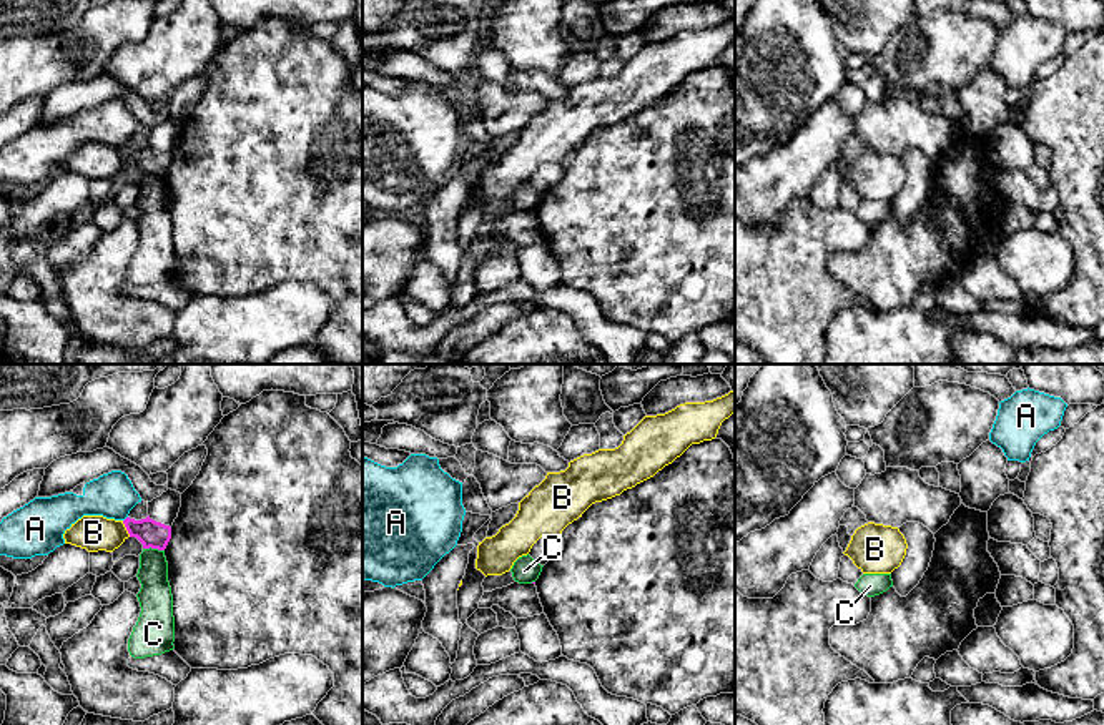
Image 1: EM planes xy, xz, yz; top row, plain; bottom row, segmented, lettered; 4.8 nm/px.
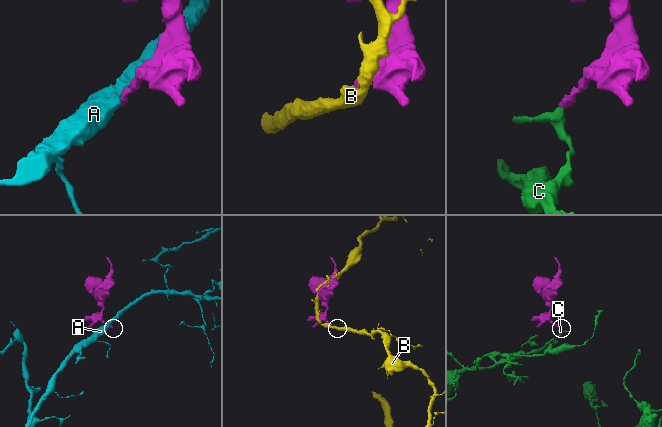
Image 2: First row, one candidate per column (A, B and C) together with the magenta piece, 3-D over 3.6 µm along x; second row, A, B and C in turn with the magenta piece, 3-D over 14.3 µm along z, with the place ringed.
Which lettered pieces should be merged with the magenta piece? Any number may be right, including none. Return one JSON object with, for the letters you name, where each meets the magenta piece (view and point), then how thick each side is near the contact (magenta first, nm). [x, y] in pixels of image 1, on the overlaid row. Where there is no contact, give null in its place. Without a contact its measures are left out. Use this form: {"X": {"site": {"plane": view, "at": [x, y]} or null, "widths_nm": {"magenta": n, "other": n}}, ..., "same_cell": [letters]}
{"same_cell": []}

